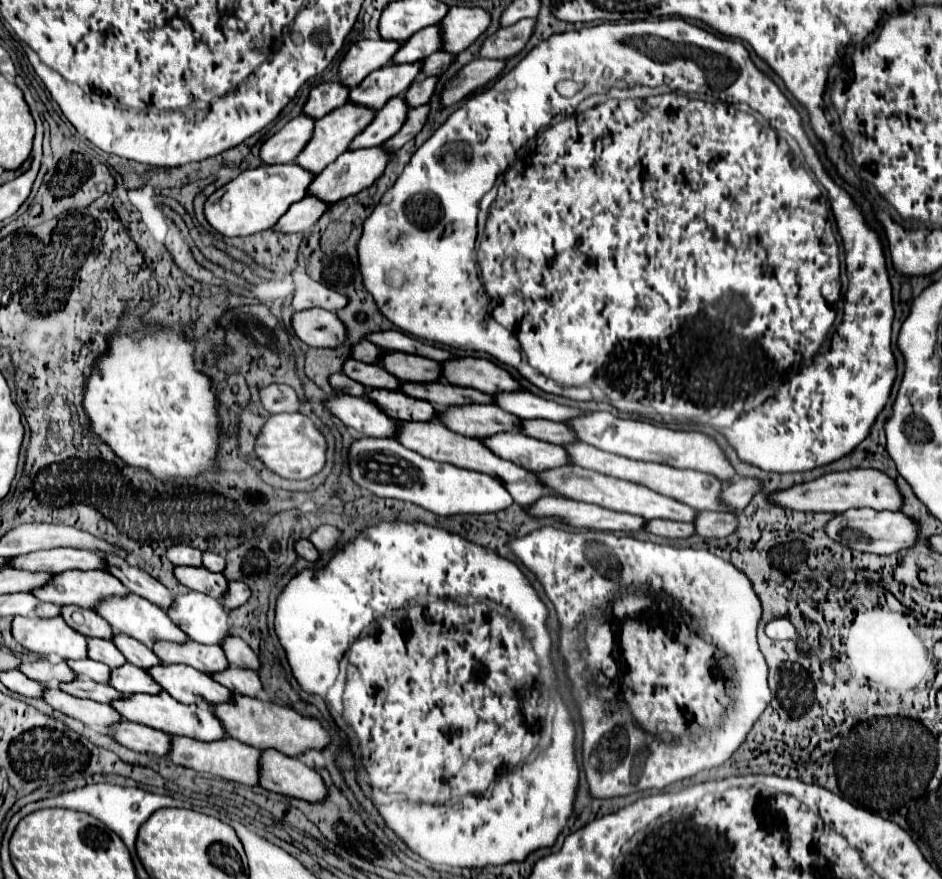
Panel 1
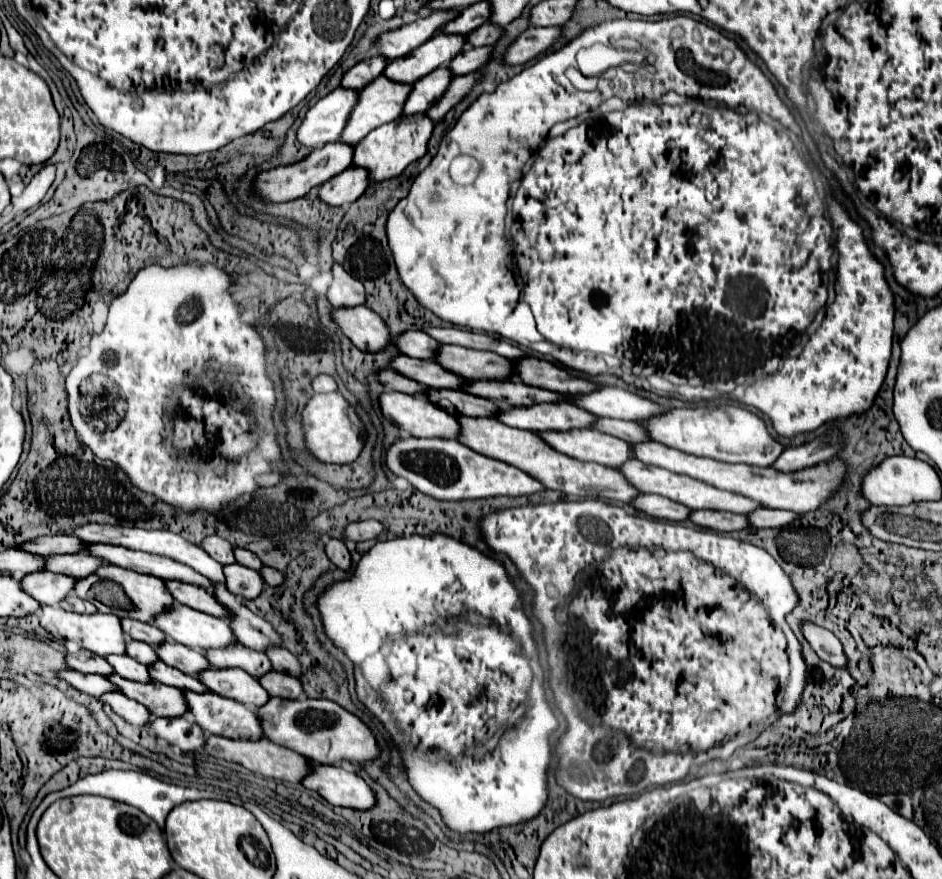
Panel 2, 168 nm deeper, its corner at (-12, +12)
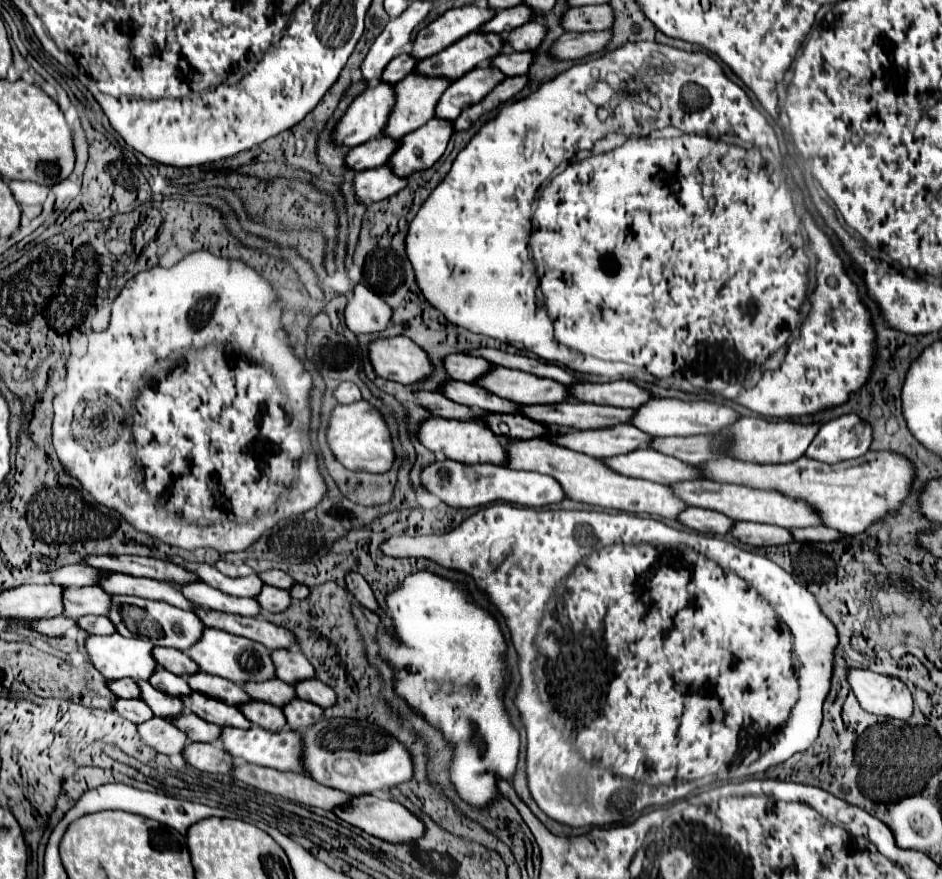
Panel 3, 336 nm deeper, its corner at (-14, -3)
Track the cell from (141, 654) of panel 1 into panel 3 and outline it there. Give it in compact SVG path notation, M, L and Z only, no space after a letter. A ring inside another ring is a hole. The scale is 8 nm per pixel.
M195 673L195 675L189 675L187 677L187 683L193 691L199 691L199 693L205 693L213 699L219 699L219 701L225 701L227 705L243 705L243 703L249 703L251 697L243 691L243 687L227 681L227 679L219 679L215 675L207 675L207 673Z

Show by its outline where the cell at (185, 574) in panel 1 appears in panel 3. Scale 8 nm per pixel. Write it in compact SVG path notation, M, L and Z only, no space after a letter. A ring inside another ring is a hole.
M265 585L261 595L257 597L257 601L265 611L281 613L291 605L291 593L285 591L285 589L275 589L271 585Z

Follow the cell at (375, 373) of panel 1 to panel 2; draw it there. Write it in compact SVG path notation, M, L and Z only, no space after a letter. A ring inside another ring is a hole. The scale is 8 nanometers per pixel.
M395 356L389 362L389 368L393 368L395 372L427 386L427 388L451 388L451 390L459 390L463 380L457 378L453 372L443 370L435 360L417 360L417 358L409 358L409 356Z

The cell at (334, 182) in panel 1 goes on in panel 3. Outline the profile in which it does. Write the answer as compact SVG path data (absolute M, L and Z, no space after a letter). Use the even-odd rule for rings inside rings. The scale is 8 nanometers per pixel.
M435 117L401 139L401 145L391 155L389 165L399 177L425 171L445 153L451 135L453 123Z

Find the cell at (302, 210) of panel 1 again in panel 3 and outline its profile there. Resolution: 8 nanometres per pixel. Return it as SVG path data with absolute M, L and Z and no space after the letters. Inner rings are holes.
M385 163L375 169L359 171L355 175L355 193L359 201L365 201L365 199L381 201L399 193L403 187L407 187L407 183L409 183L409 177L395 175L389 163Z

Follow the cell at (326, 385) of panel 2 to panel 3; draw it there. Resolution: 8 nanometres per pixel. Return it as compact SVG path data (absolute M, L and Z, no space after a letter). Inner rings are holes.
M345 381L345 383L341 383L337 387L335 397L337 397L339 403L353 403L353 401L359 401L361 399L361 391L359 391L359 387L355 383Z

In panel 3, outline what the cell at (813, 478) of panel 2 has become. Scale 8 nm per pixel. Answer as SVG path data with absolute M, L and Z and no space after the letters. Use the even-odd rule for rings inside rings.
M867 451L859 459L847 459L843 463L819 463L815 459L807 459L801 455L795 459L795 463L775 463L775 465L761 465L761 463L743 463L739 459L725 457L723 461L707 461L701 463L699 469L705 471L705 477L711 481L721 481L721 483L741 483L749 487L761 487L761 489L777 489L789 497L801 497L807 499L819 515L823 515L823 525L839 529L847 535L859 535L867 531L873 523L881 521L889 513L895 513L901 509L903 501L911 493L911 485L915 479L915 465L909 461L909 457L895 453L895 451Z

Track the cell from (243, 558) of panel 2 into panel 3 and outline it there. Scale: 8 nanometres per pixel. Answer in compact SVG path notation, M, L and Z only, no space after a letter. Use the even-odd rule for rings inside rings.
M265 571L265 573L259 573L259 577L267 585L273 585L273 587L279 587L279 589L291 589L295 585L295 579L289 577L287 573L283 573L283 571Z

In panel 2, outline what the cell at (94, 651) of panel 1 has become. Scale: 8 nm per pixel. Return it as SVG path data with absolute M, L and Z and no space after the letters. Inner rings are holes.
M125 638L125 650L127 650L127 654L129 654L131 658L135 658L137 662L141 662L141 664L147 664L147 666L159 660L159 658L157 658L157 654L153 652L151 644L141 644L139 640Z

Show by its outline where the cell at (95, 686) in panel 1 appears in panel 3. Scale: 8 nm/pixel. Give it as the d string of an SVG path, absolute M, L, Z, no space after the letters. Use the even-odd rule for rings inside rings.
M191 713L179 715L171 723L175 727L179 727L189 737L189 741L193 741L193 743L211 743L211 741L217 741L219 739L219 731L221 731L219 725L207 723L207 721L199 719L197 715L191 715Z

